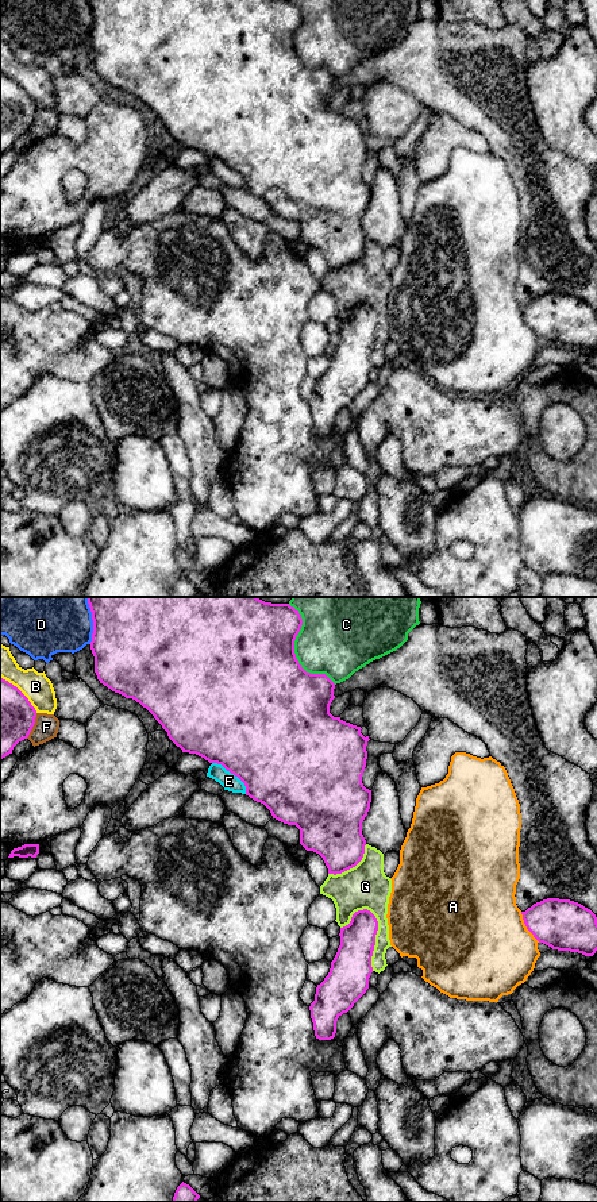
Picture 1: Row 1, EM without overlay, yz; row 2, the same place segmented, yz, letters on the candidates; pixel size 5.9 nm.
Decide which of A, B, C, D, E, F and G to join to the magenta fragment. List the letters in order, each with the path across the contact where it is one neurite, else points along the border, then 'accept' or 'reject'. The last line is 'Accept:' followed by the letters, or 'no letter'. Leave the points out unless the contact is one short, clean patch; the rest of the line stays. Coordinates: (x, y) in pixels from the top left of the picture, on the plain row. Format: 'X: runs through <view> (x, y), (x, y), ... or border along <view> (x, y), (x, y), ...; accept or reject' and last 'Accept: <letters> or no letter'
A: reject
B: reject
C: reject
D: reject
E: reject
F: reject
G: reject
Accept: no letter

